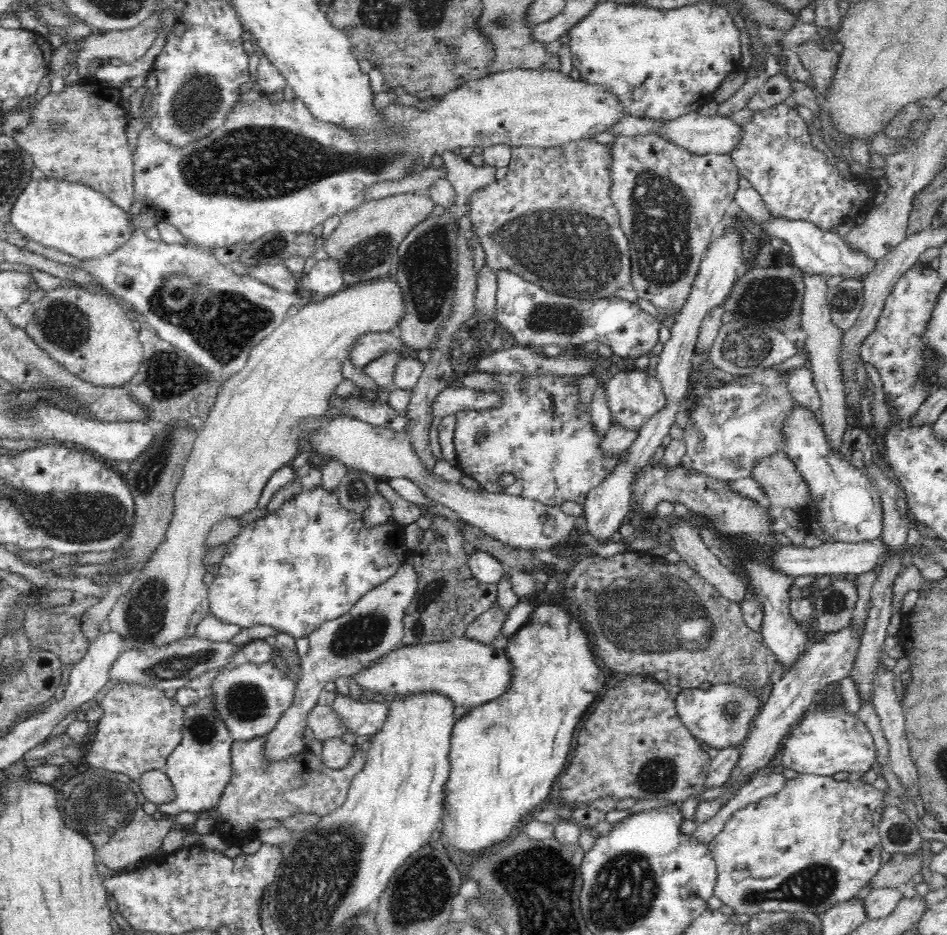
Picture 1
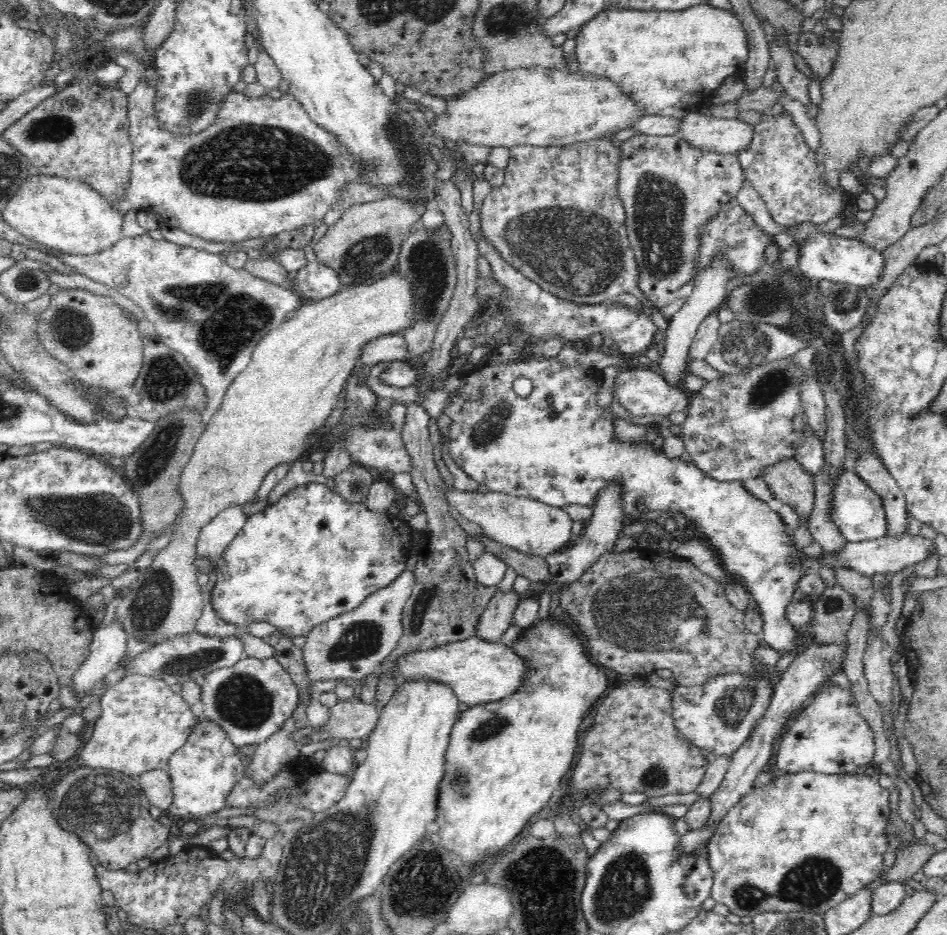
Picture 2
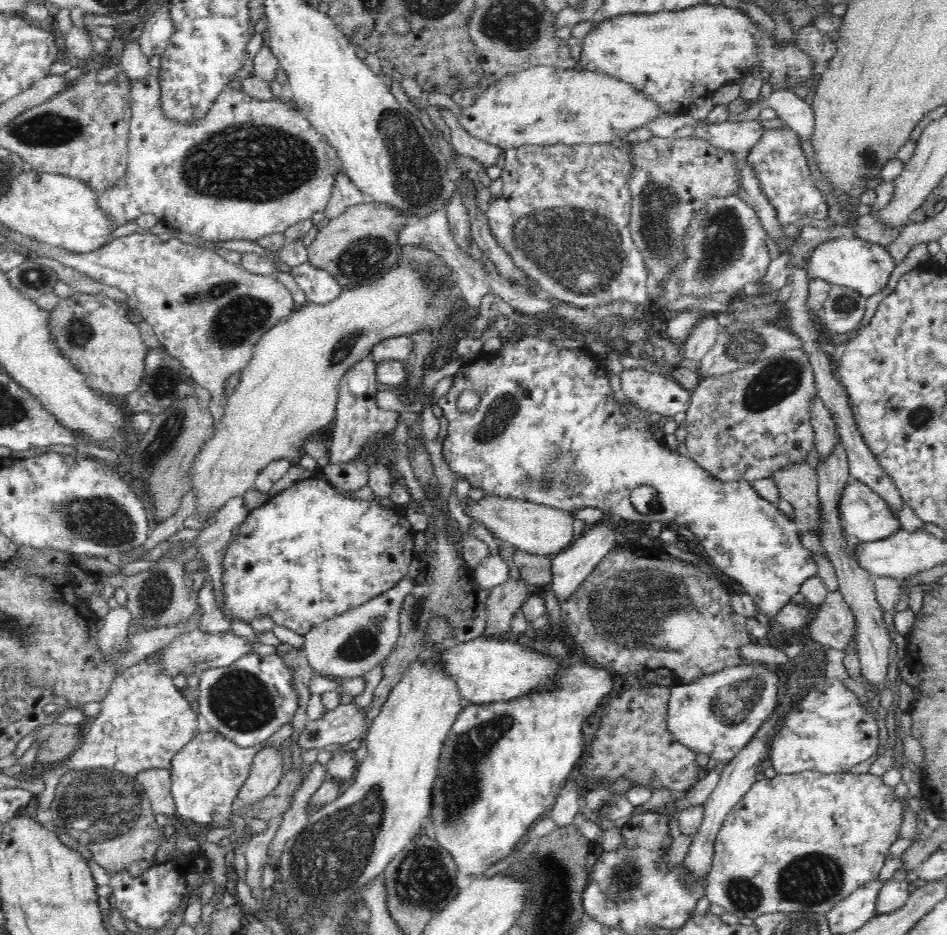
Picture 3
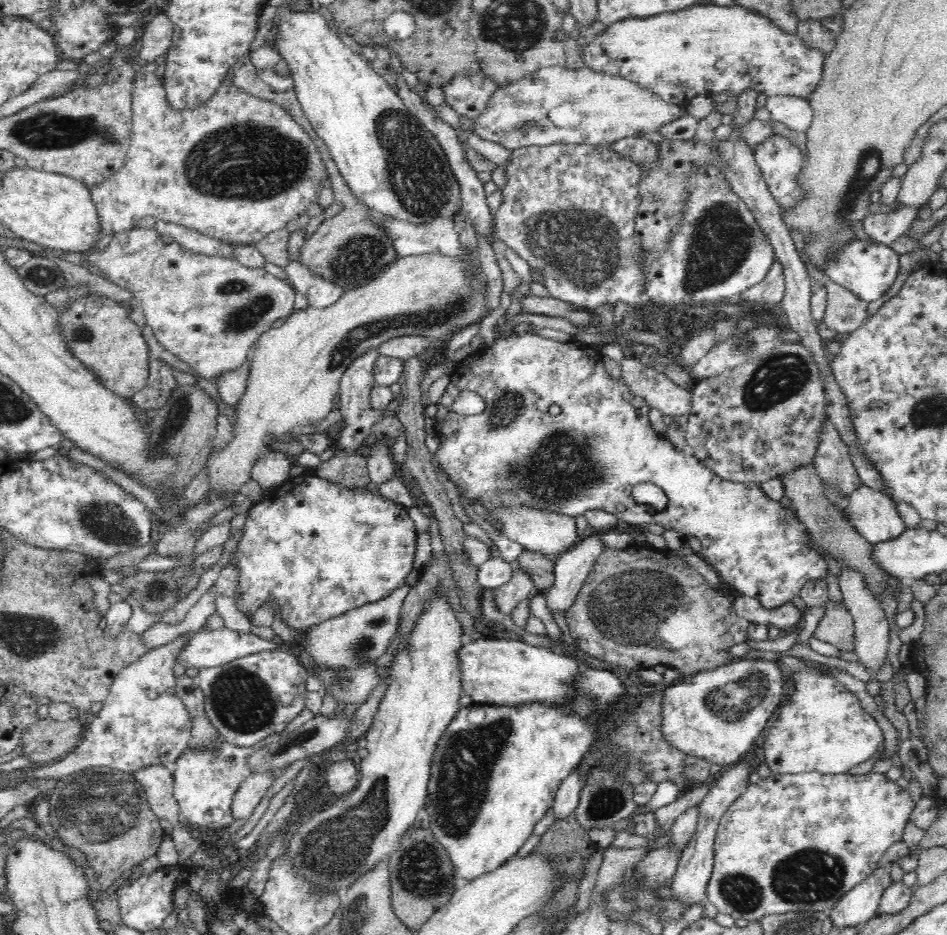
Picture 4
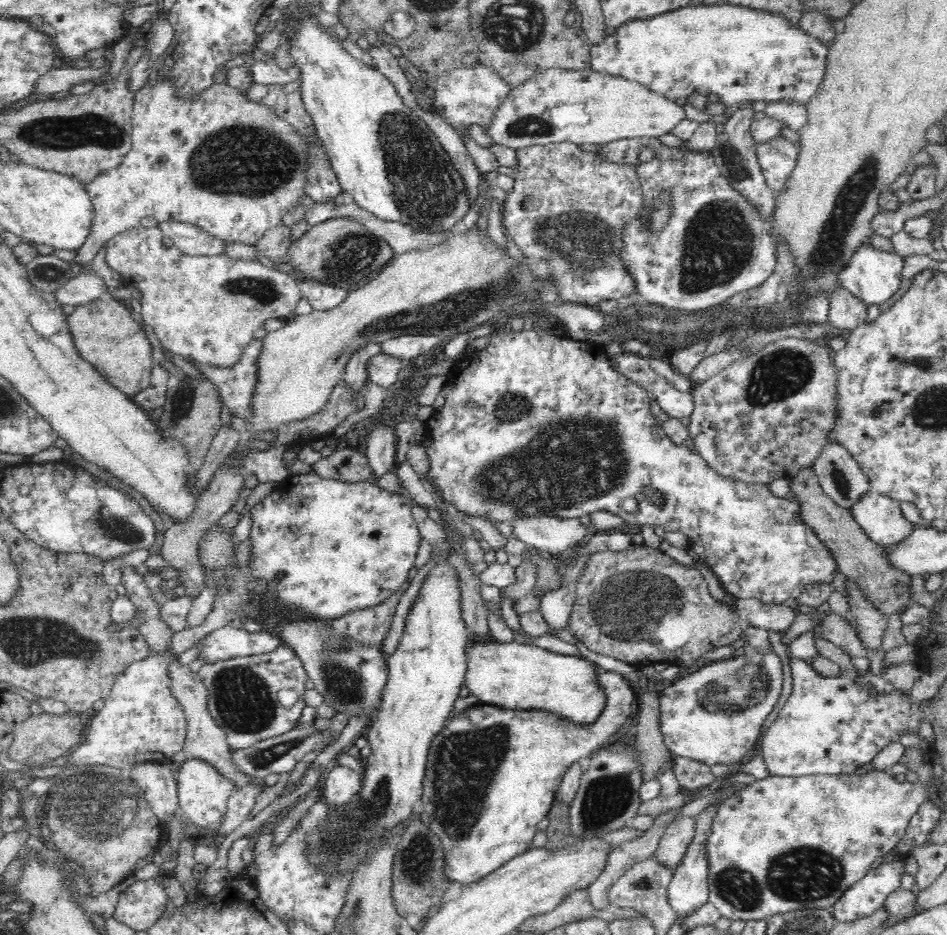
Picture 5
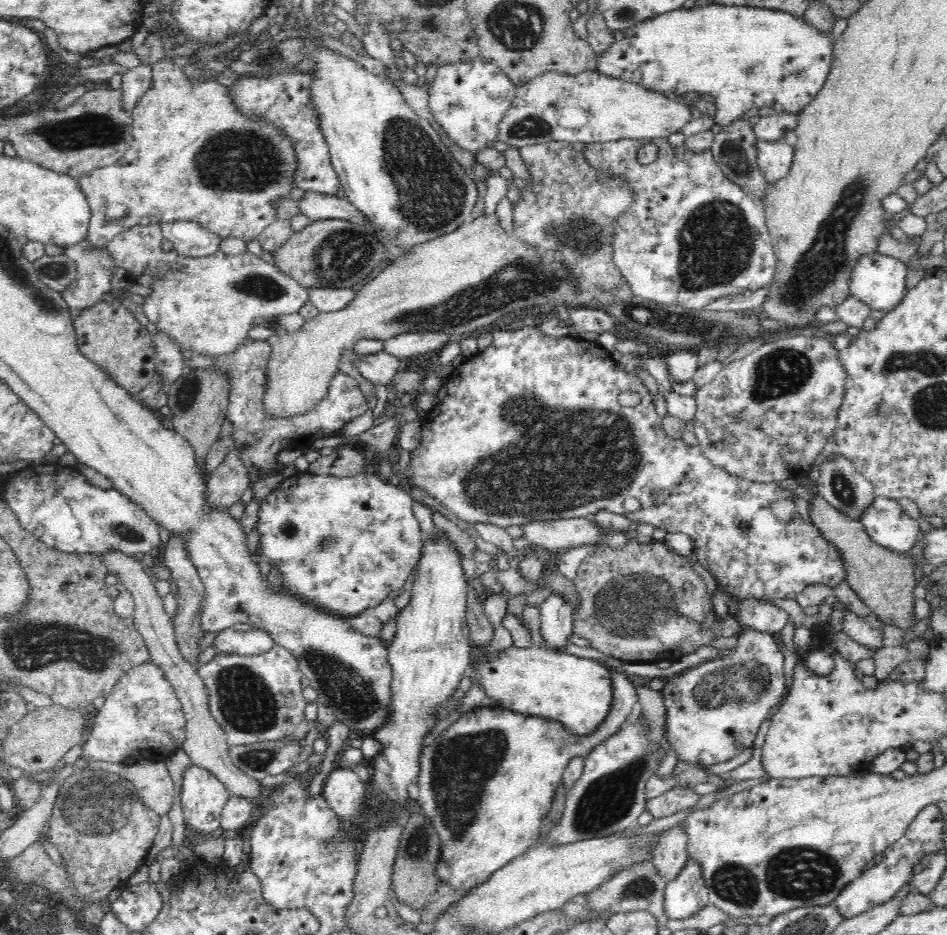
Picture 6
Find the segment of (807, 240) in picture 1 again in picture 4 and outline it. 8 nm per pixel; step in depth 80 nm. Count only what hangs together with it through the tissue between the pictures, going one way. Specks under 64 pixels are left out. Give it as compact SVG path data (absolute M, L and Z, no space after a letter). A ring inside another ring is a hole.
M863 239L850 242L850 244L846 246L844 254L840 254L840 258L836 258L836 260L824 270L824 274L826 274L830 280L847 288L866 303L876 302L876 300L884 298L884 296L892 290L898 272L900 272L900 255L892 250L891 245L878 242L874 244L873 242L864 241Z

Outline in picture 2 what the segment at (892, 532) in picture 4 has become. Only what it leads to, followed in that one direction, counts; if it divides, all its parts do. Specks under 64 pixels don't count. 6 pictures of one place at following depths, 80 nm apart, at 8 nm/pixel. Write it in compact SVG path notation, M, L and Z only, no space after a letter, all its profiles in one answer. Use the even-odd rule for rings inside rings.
M849 469L838 480L838 488L834 490L832 521L840 527L842 535L851 543L874 540L888 535L888 519L882 499L867 482Z

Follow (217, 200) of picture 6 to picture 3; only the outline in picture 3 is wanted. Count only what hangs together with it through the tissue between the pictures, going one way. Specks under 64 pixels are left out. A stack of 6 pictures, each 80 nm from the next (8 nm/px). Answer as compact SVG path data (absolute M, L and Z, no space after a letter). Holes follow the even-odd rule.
M153 71L146 76L141 76L140 80L136 80L133 84L131 89L131 116L128 164L125 173L112 186L97 192L96 195L98 208L112 221L114 230L120 229L121 226L126 226L128 222L136 220L142 214L154 214L158 221L165 225L178 228L184 233L203 238L206 241L245 240L256 242L259 238L278 232L284 233L292 224L304 222L308 218L312 219L316 212L324 211L330 199L333 184L336 182L336 174L338 174L339 170L342 172L340 161L338 161L338 157L332 151L332 147L312 128L312 125L302 115L295 102L257 100L252 98L252 96L248 96L242 89L227 87L218 94L216 102L212 103L212 108L208 110L208 114L200 120L173 120L164 111L159 75L156 71Z

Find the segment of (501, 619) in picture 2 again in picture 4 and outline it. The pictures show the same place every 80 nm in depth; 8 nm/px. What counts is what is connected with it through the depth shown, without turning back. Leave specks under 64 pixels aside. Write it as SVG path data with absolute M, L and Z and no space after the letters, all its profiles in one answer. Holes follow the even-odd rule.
M521 568L518 572L514 572L510 583L507 583L503 588L494 590L497 609L502 614L510 616L520 602L528 599L534 588L535 583L531 573Z

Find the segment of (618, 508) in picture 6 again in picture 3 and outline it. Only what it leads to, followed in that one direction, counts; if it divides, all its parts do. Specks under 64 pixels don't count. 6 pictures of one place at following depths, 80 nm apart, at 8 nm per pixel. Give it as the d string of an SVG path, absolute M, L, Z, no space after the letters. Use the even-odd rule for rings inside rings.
M522 336L515 341L508 341L498 350L482 354L473 362L463 364L463 367L453 376L453 383L445 397L440 398L438 405L442 408L445 418L448 419L448 434L444 438L442 447L442 456L446 460L446 464L450 466L450 470L454 474L460 474L470 488L482 490L483 496L501 496L505 499L523 500L525 503L542 504L545 507L557 508L564 512L578 512L582 508L599 508L610 515L614 520L622 519L626 522L651 522L660 523L662 528L670 526L672 530L678 531L680 528L688 528L690 532L698 538L702 548L704 548L706 556L708 556L708 565L713 565L722 572L722 576L726 576L728 580L732 580L734 584L738 584L744 594L752 598L760 611L764 612L768 620L773 624L769 630L769 641L774 645L782 645L784 641L783 633L785 630L779 628L773 618L786 606L791 603L791 599L800 593L802 584L818 575L818 564L814 553L802 546L800 542L800 531L803 527L788 514L784 514L778 506L774 506L772 502L765 500L758 492L754 490L751 482L740 480L738 482L728 482L717 479L712 476L711 472L704 470L694 459L688 456L682 456L678 451L672 450L664 440L658 441L654 438L654 430L652 430L652 422L649 419L649 414L646 409L638 407L638 403L623 396L623 394L614 392L614 388L610 386L606 364L603 360L598 360L592 350L588 346L581 350L568 350L568 348L560 348L549 339L544 339L540 336ZM472 390L480 394L480 408L472 414L460 414L456 410L456 401L461 392ZM640 485L654 486L660 493L660 502L652 500L650 502L650 511L646 514L641 513L634 508L631 501L631 490Z

